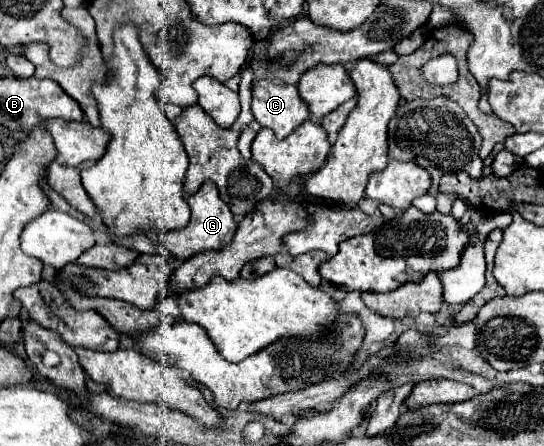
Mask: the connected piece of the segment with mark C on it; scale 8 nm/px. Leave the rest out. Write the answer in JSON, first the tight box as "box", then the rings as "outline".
{"box":[252,79,310,139],"outline":[[[260,79],[252,83],[252,115],[262,127],[272,129],[276,139],[284,139],[288,133],[292,133],[298,125],[302,125],[308,119],[310,111],[306,103],[300,99],[294,85],[284,85],[284,83],[278,85],[274,81]]]}

